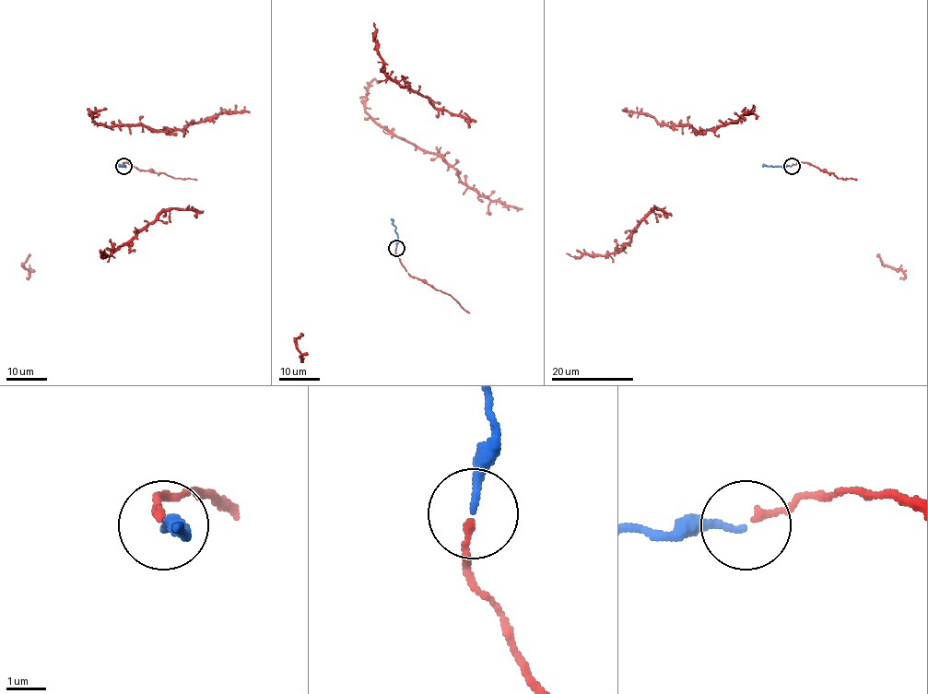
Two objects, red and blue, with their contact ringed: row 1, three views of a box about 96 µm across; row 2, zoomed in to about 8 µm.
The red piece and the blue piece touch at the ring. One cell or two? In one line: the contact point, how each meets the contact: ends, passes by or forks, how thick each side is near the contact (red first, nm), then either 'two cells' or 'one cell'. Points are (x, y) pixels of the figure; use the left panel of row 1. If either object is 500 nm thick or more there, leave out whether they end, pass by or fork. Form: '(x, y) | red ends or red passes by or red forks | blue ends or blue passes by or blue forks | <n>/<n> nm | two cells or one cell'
(123, 166) | red ends | blue ends | 170/160 nm | one cell

